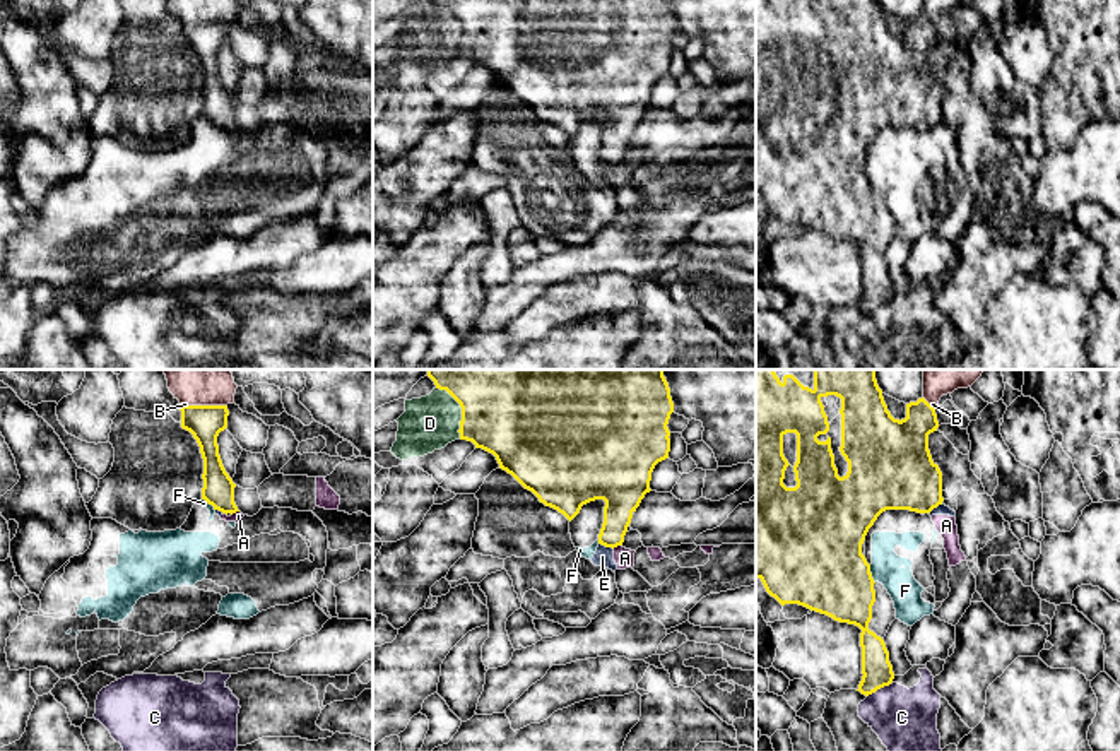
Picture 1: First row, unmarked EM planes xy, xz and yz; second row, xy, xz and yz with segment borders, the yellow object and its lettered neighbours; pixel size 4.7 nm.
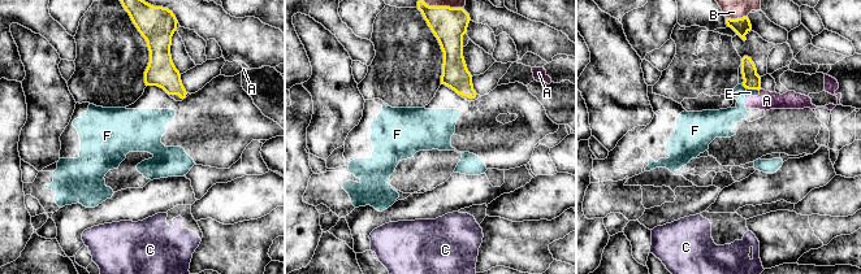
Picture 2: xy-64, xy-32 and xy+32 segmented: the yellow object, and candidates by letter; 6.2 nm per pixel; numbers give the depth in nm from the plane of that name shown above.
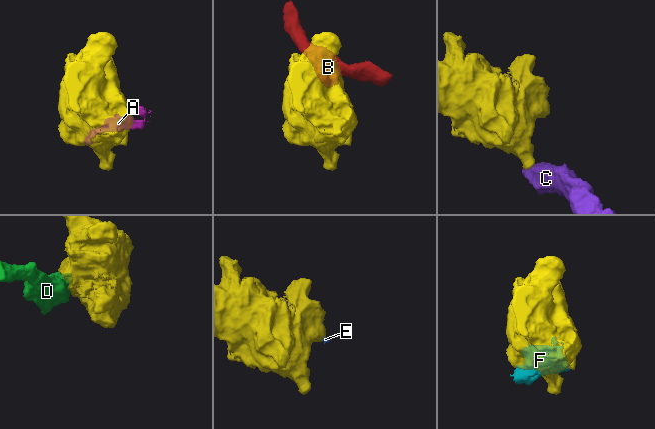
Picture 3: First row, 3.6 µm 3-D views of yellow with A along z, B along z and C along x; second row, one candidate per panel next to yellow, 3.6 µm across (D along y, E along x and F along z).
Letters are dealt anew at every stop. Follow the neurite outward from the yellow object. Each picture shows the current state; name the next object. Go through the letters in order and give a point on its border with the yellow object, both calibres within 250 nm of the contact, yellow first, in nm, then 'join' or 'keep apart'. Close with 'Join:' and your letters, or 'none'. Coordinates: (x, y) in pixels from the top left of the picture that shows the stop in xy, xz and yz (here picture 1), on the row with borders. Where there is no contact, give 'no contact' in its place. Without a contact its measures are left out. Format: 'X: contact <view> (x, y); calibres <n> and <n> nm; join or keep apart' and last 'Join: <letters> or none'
A: contact xz (616, 546); calibres 180 and 100 nm; keep apart
B: contact xy (204, 406); calibres 160 and 300 nm; join
C: contact yz (878, 688); calibres 140 and 280 nm; keep apart
D: contact xz (462, 409); calibres 500 and 260 nm; keep apart
E: contact xz (606, 546); calibres 170 and 100 nm; keep apart
F: contact yz (871, 573); calibres 420 and 150 nm; keep apart
Join: B

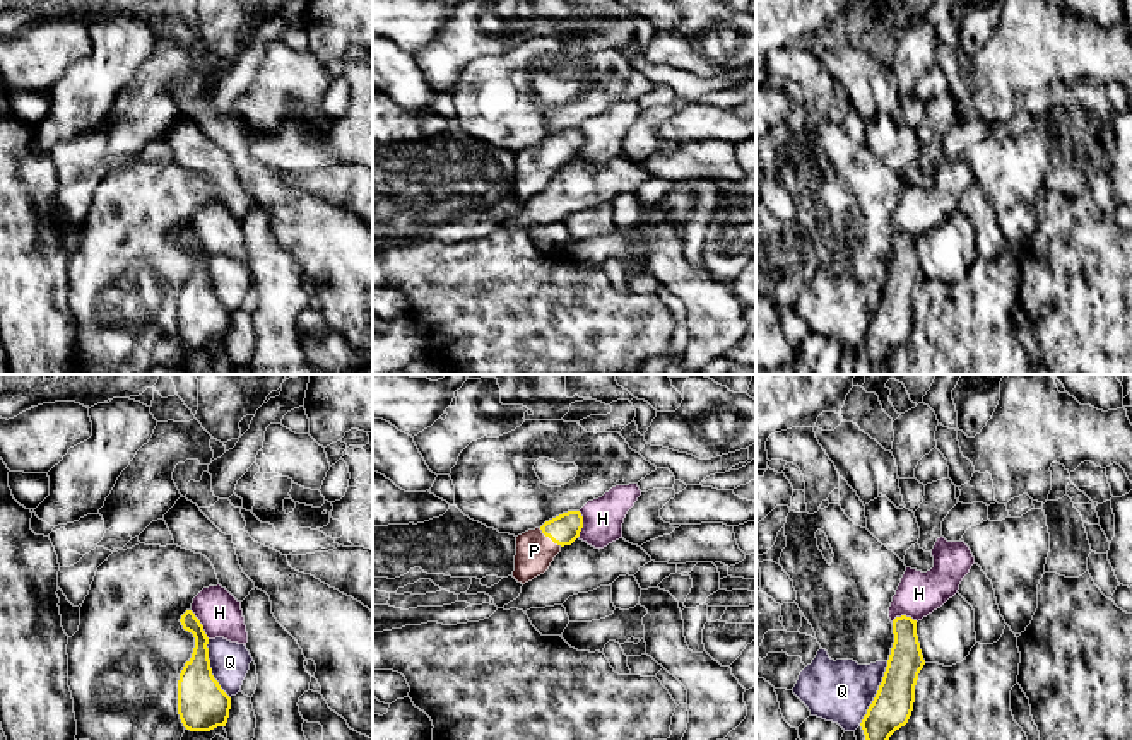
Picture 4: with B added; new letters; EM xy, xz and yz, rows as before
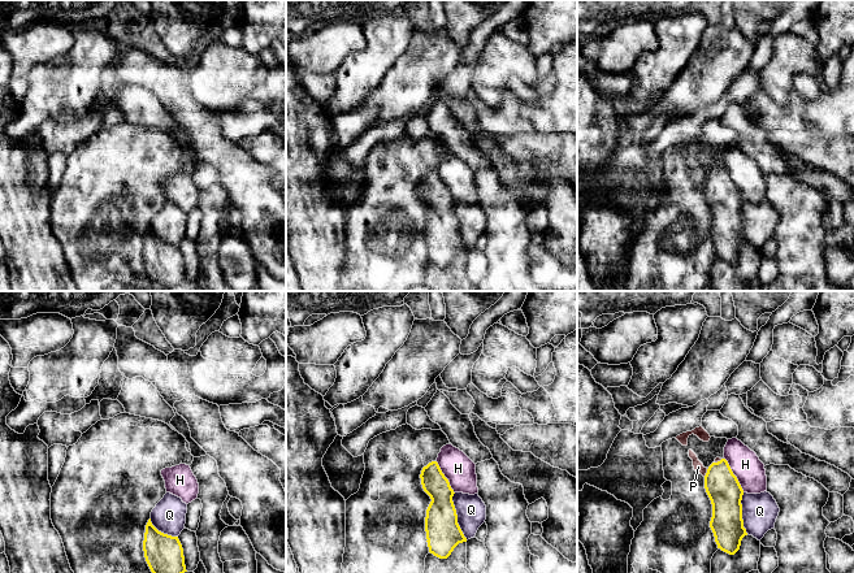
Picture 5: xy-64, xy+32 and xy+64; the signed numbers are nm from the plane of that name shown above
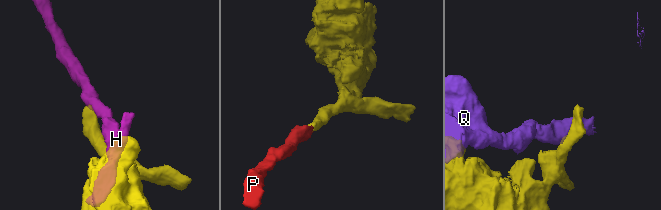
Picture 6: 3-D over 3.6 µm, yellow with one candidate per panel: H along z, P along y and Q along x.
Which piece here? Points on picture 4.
H: contact xy (200, 624); calibres 150 and 200 nm; keep apart
P: contact xz (551, 539); calibres 140 and 180 nm; join
Q: contact yz (876, 694); calibres 190 and 300 nm; keep apart
Join: P

